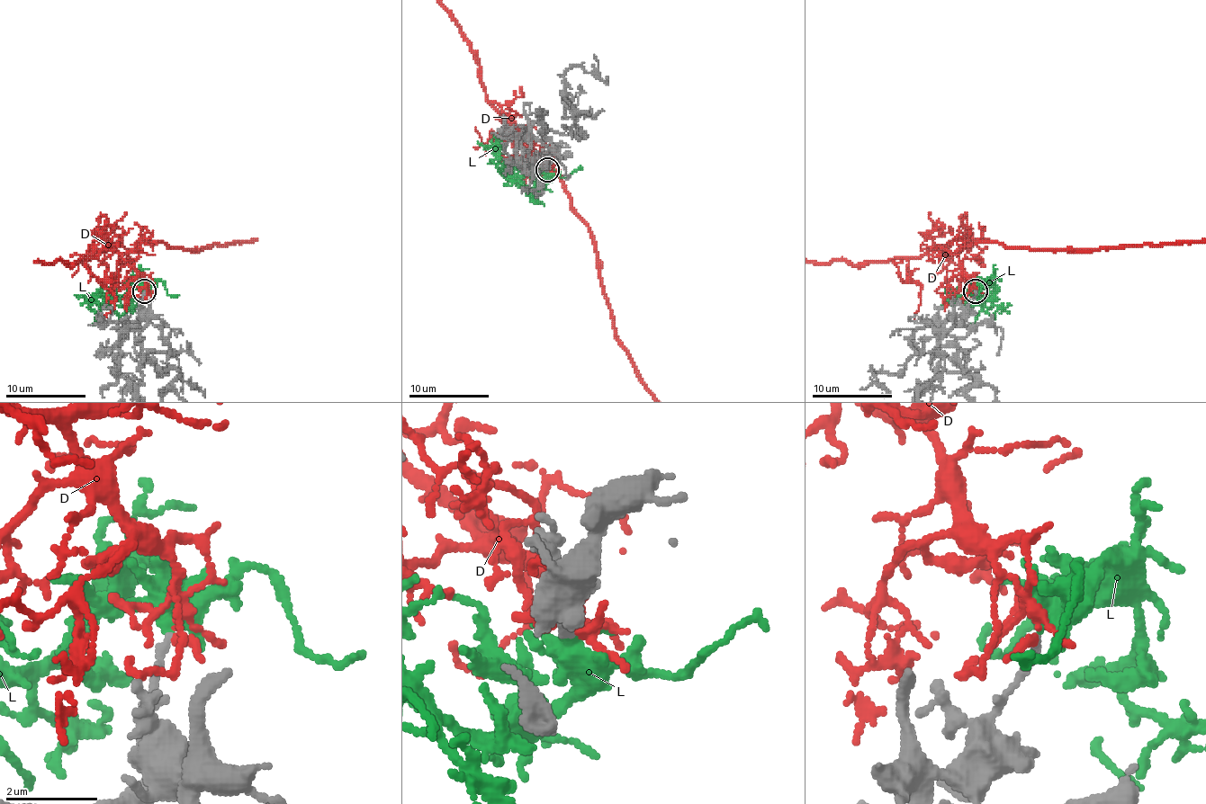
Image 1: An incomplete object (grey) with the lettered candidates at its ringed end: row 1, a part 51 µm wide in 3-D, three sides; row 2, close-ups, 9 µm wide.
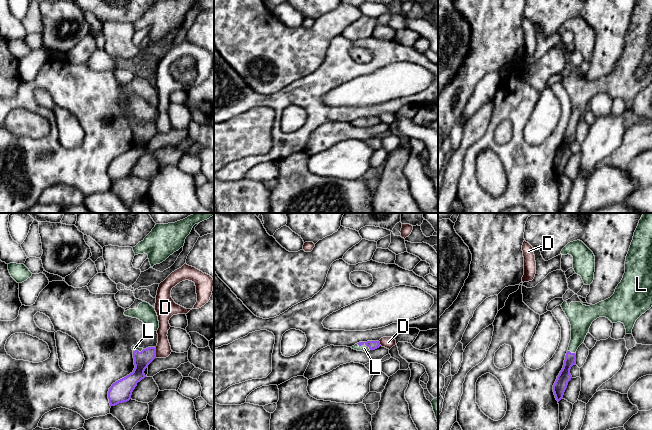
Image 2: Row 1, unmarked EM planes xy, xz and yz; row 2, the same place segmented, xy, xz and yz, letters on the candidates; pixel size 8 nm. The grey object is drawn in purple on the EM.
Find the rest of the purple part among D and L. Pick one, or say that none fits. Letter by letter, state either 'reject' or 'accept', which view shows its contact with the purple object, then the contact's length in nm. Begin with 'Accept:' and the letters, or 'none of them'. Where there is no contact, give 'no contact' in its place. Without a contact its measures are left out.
Accept: L
D: reject; meets purple in xy; contact 90 nm long
L: accept; meets purple in xz; contact 120 nm long

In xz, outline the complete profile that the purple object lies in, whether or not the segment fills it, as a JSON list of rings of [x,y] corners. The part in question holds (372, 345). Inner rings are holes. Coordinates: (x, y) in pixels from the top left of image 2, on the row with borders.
[[[367,341],[367,342],[359,342],[354,346],[352,346],[351,348],[357,351],[368,352],[370,350],[375,350],[380,346],[381,345],[379,341]]]

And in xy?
[[[132,346],[135,368],[132,373],[112,384],[108,391],[108,399],[110,406],[127,402],[131,399],[131,395],[137,383],[144,379],[145,369],[156,358],[156,347],[148,347],[146,349]]]

